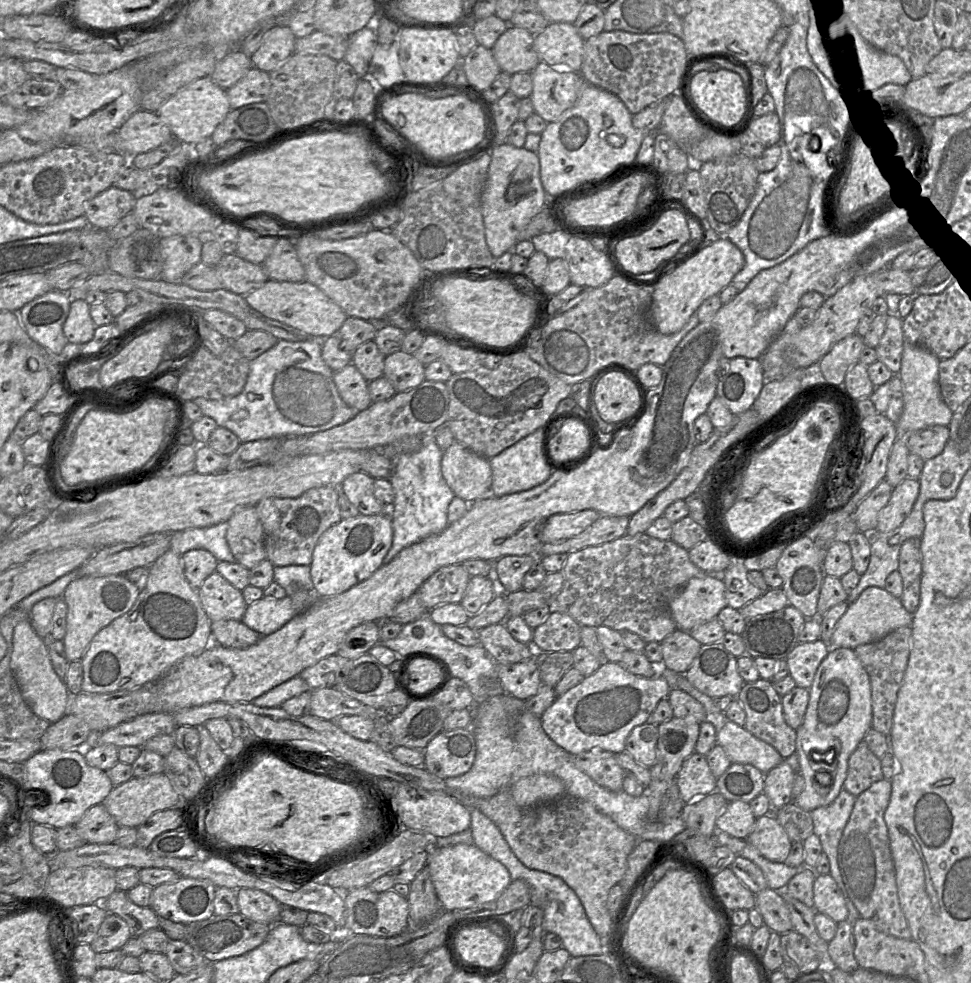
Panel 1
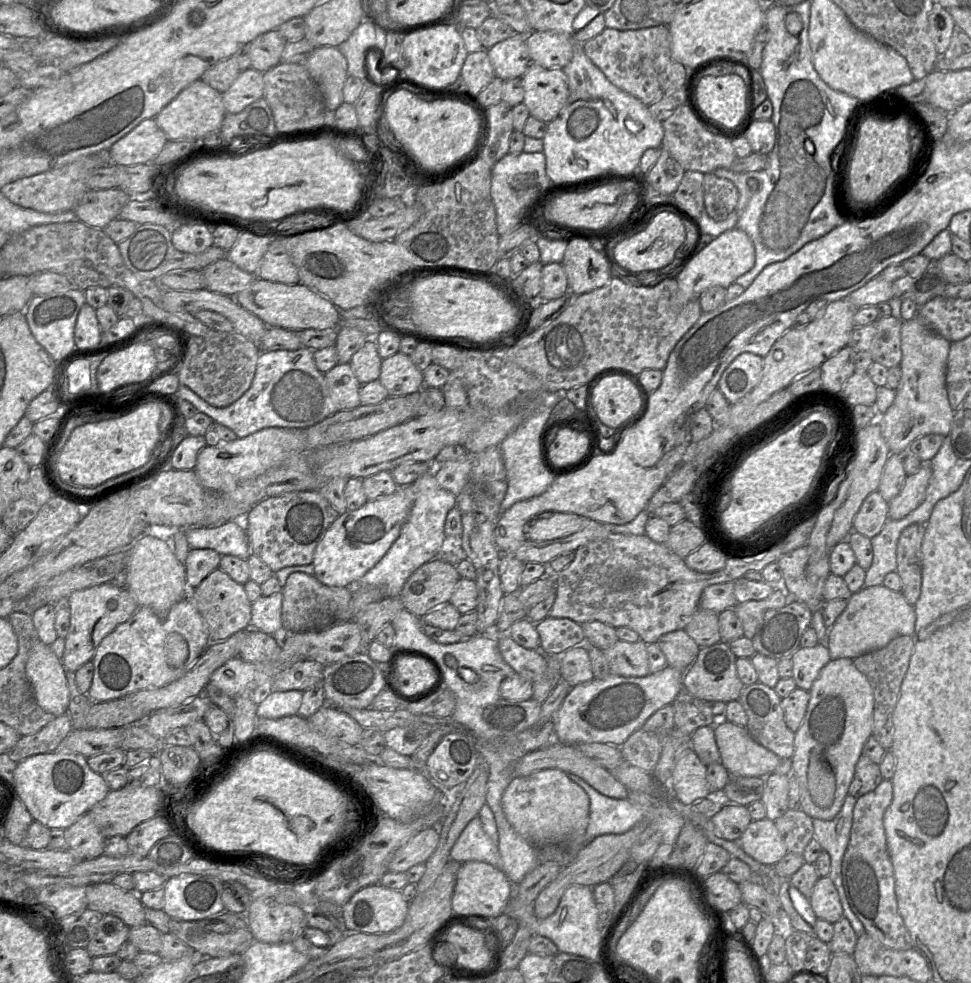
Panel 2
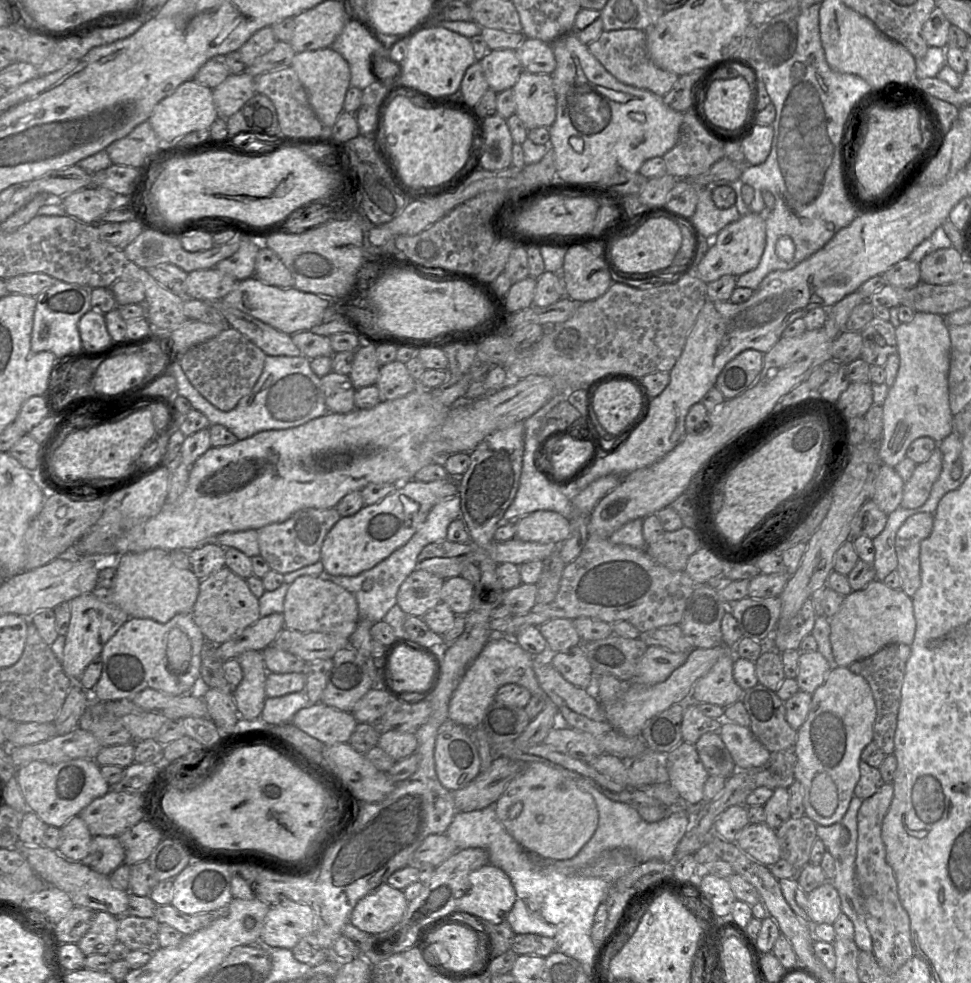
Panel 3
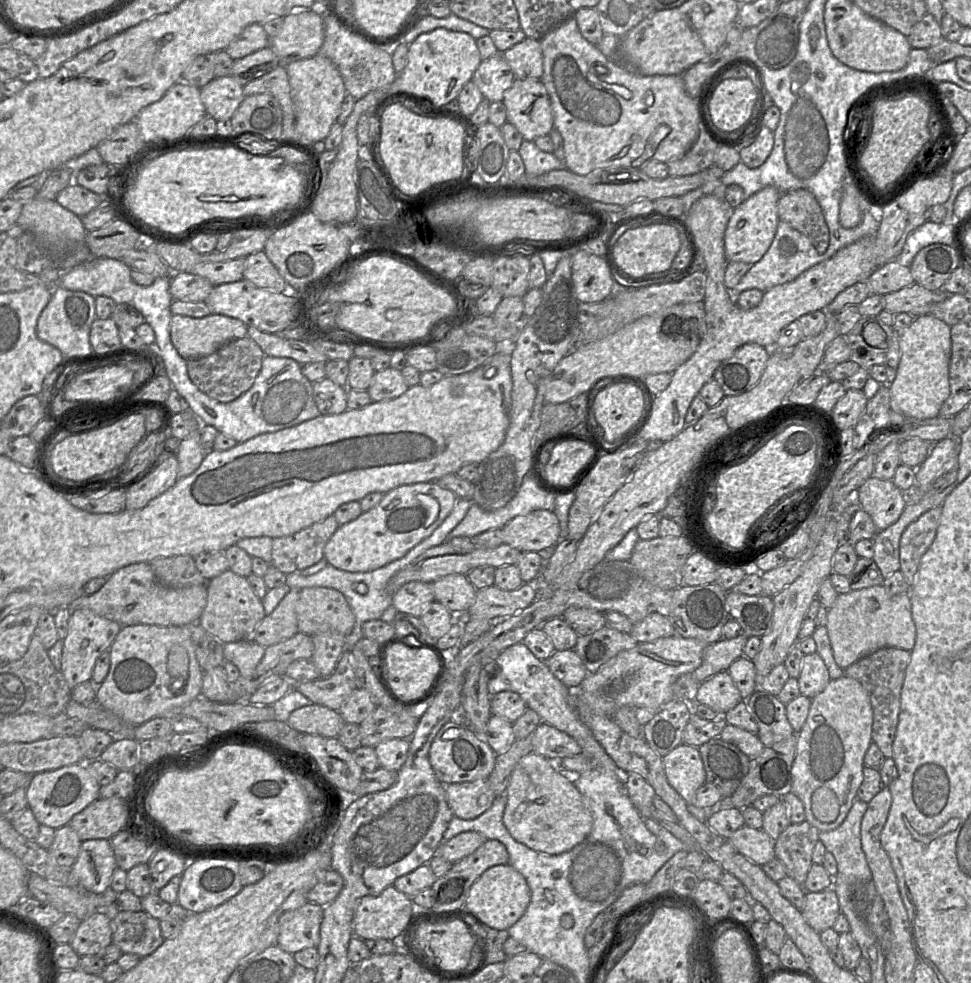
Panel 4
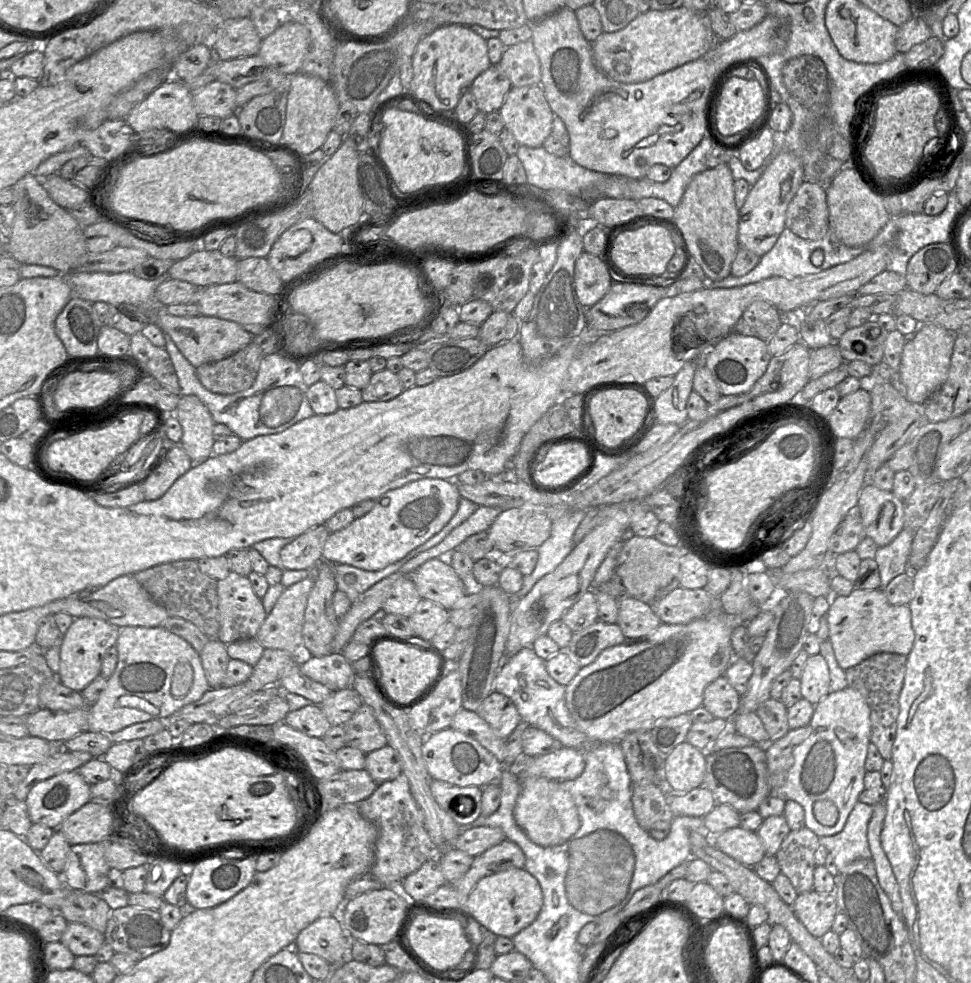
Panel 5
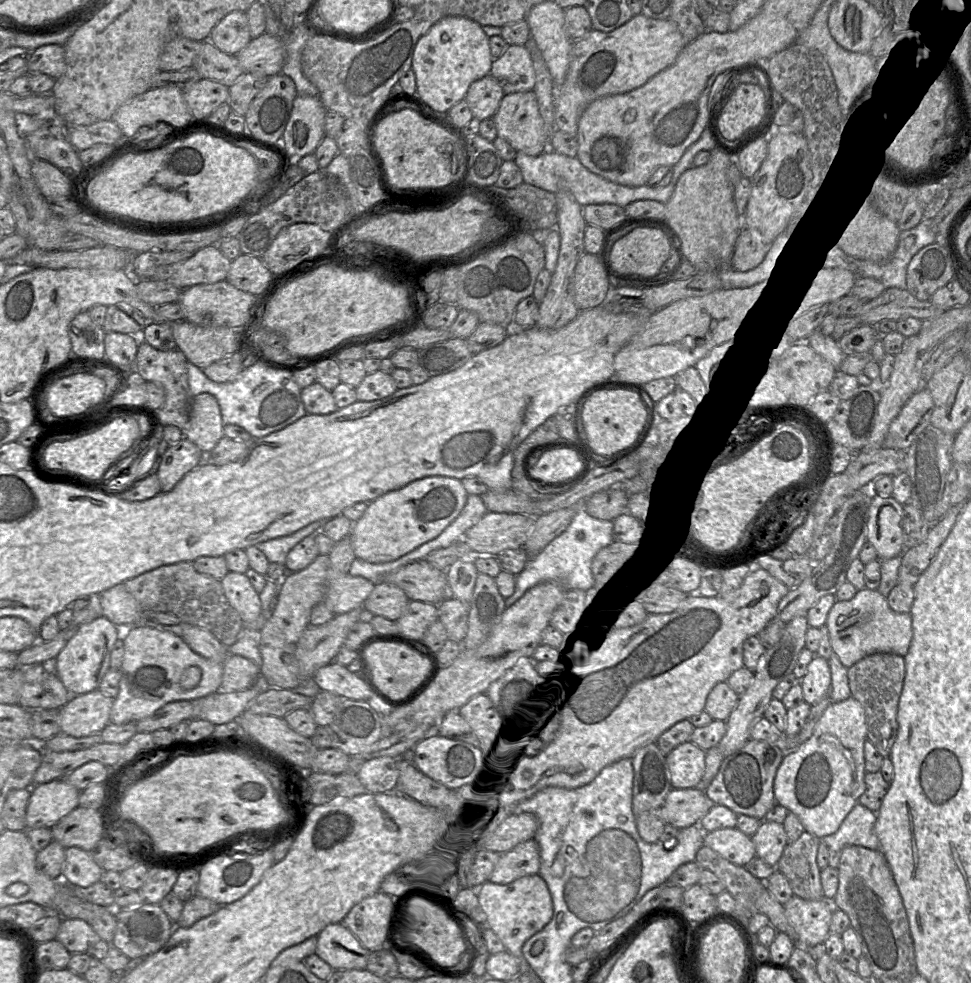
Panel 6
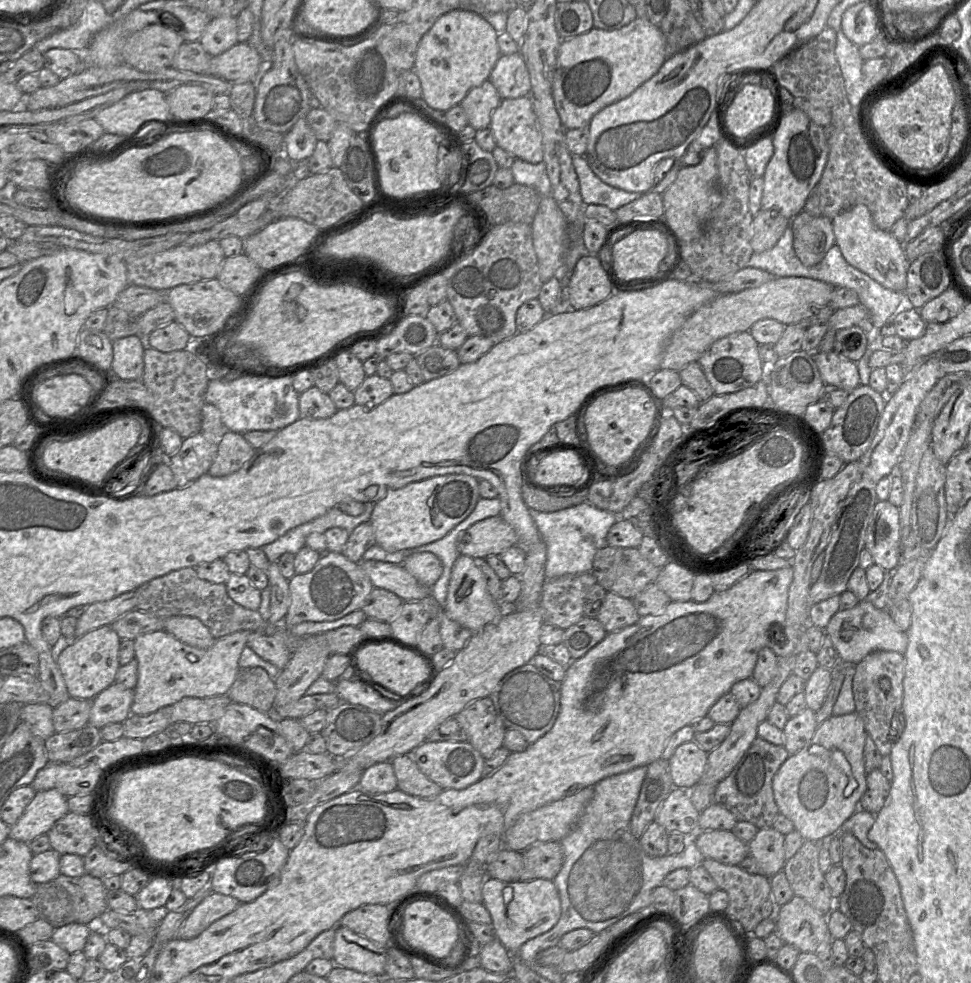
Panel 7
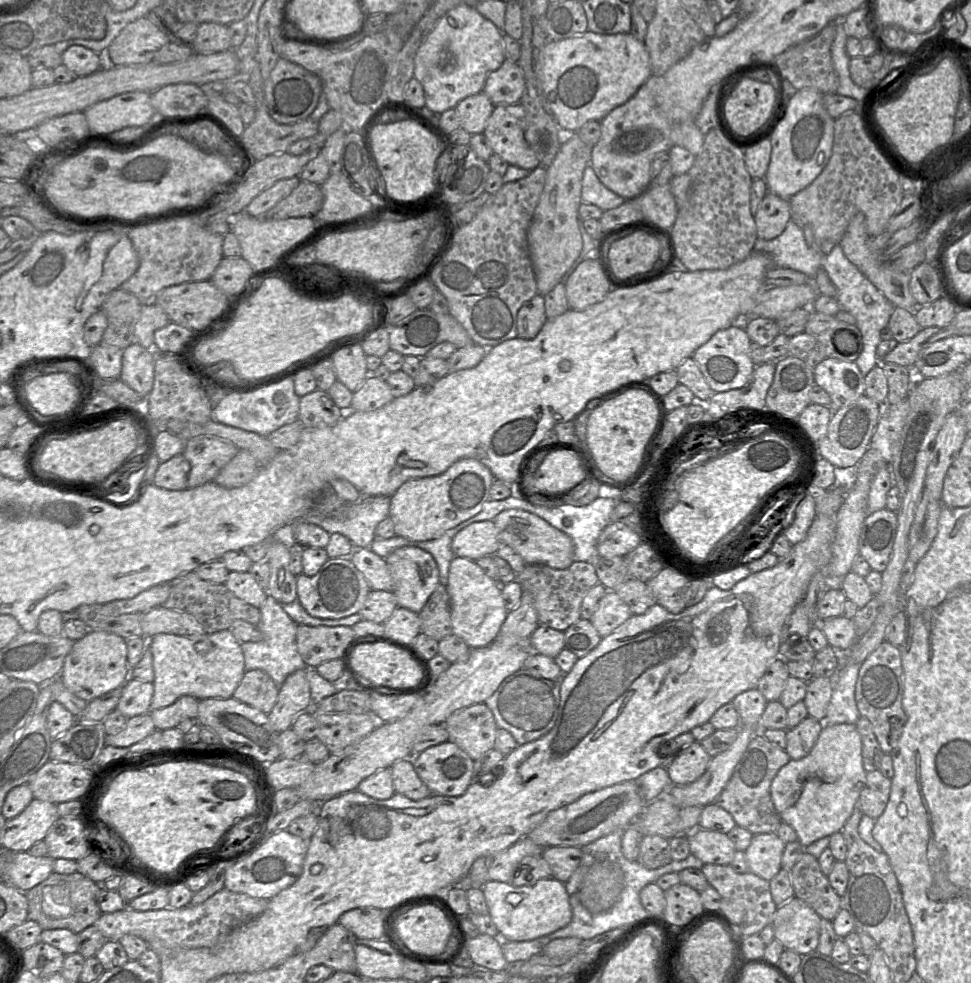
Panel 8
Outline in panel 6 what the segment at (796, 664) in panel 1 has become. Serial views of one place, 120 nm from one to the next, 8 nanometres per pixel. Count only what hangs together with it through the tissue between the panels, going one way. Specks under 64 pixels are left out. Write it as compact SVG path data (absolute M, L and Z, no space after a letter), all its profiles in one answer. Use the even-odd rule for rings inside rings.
M815 655L808 664L806 674L800 683L804 701L811 706L819 703L824 697L829 697L831 670L828 660Z

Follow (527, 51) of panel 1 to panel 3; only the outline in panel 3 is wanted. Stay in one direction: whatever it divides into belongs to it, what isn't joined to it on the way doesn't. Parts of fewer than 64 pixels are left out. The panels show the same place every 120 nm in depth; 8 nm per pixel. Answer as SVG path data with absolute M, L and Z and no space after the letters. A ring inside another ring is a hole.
M511 49L491 50L479 63L489 88L496 93L512 89L523 72L515 50Z

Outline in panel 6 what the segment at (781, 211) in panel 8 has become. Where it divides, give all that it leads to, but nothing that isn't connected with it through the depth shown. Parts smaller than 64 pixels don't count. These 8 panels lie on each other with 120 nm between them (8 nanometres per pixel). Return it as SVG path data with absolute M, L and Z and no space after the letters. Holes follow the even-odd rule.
M743 227L736 241L729 266L737 271L748 271L756 267L770 249L757 229Z

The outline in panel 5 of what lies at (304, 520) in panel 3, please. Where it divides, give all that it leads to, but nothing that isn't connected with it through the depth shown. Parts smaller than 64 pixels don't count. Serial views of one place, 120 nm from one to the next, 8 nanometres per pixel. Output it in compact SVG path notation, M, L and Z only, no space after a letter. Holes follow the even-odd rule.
M319 525L294 538L280 551L280 559L287 570L309 570L322 557L324 544L330 535L325 525Z

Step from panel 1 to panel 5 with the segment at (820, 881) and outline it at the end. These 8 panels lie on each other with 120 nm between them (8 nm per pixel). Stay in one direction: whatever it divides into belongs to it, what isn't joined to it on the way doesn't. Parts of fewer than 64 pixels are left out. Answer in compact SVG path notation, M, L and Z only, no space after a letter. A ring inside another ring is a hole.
M814 889L799 894L791 907L798 920L818 939L831 930L838 912L833 893L820 893Z

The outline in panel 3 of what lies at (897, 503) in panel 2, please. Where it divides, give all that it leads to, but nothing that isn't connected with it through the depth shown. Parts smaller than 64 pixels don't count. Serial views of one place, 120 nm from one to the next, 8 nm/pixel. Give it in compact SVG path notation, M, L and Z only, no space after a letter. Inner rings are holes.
M937 447L926 462L917 465L912 477L904 484L900 507L914 509L924 505L941 470L942 454Z

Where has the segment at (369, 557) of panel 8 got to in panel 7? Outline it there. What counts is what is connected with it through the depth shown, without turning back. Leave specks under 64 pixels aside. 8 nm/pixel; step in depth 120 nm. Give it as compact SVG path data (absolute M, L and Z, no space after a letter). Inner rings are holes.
M361 560L358 564L373 587L388 590L404 602L421 601L430 595L431 588L421 585L402 565L375 560Z

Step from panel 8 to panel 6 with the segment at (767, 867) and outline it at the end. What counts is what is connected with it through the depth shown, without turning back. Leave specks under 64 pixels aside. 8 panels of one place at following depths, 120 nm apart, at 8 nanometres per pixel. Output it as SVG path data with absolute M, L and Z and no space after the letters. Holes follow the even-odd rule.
M762 820L758 830L751 836L756 856L772 867L776 867L788 838L782 823Z

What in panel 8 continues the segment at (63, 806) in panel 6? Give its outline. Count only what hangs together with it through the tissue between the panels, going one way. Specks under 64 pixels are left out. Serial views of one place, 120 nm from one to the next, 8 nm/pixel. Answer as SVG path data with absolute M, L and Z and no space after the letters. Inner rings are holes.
M34 798L19 815L10 820L6 820L6 824L1 830L2 850L27 852L35 843L45 839L50 828L58 818L57 804Z

